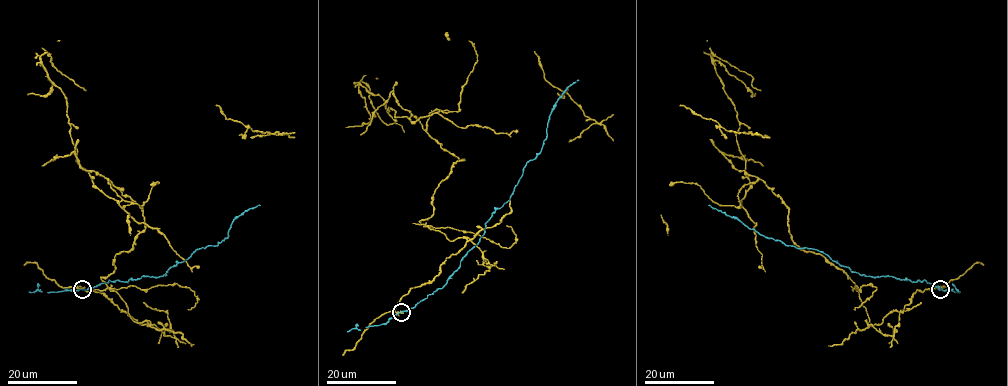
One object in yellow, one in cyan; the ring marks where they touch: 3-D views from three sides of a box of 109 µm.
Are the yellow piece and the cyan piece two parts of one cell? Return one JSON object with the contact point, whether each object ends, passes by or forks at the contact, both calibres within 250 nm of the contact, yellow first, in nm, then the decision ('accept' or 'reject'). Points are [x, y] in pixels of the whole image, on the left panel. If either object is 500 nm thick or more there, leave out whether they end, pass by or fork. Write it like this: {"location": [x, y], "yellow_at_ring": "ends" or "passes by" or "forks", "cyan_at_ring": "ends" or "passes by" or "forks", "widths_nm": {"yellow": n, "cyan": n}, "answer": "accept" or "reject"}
{"location": [82, 289], "yellow_at_ring": "ends", "cyan_at_ring": "passes by", "widths_nm": {"yellow": 440, "cyan": 160}, "answer": "reject"}

